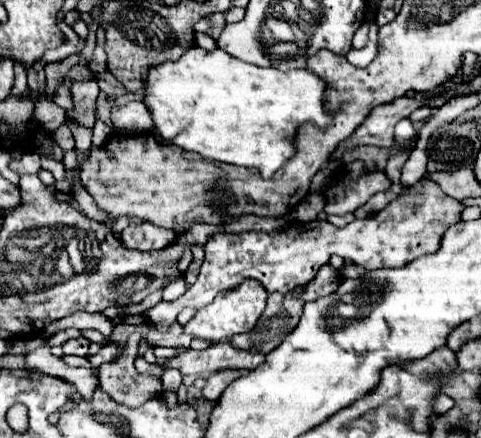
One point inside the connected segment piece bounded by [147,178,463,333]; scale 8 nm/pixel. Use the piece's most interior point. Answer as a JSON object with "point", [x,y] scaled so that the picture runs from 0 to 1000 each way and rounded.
{"point":[854,516]}

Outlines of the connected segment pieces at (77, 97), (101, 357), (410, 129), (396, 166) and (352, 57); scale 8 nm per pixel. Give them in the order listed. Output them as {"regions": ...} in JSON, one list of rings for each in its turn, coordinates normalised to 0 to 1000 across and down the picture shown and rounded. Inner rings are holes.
{"regions":[[[[198,171],[187,185],[173,192],[152,192],[148,215],[152,215],[152,237],[160,242],[156,256],[139,256],[148,269],[168,279],[173,288],[193,288],[198,283],[200,228],[206,215],[204,180]]],[[[222,785],[222,790],[214,790],[198,813],[189,813],[193,840],[206,840],[206,836],[218,831],[218,826],[235,826],[235,822],[247,813],[247,799],[252,799],[252,790],[243,790],[243,785]]],[[[838,269],[825,288],[821,288],[821,320],[830,329],[846,329],[850,320],[863,320],[863,288],[854,279],[854,269]]],[[[825,352],[825,356],[817,356],[817,361],[805,370],[800,397],[805,397],[805,406],[809,406],[817,420],[830,420],[830,406],[834,406],[834,379],[842,374],[842,365],[846,365],[846,352]]],[[[771,50],[767,64],[771,64],[771,68],[767,68],[767,96],[763,96],[763,105],[751,110],[751,114],[730,114],[730,119],[721,123],[721,137],[726,137],[734,151],[759,155],[759,151],[771,146],[775,132],[788,123],[788,87],[784,87],[788,59],[784,59],[784,50]]]]}

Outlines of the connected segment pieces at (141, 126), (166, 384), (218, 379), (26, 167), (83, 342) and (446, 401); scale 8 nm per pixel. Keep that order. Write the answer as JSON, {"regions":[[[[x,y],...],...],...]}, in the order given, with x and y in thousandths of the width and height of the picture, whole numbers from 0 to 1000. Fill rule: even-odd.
{"regions":[[[[264,233],[256,247],[235,247],[231,256],[235,297],[264,306],[301,306],[318,301],[322,274],[314,251],[301,251],[297,233]]],[[[351,840],[351,845],[339,849],[335,868],[339,868],[339,890],[343,895],[347,890],[368,890],[376,881],[376,872],[380,872],[380,854],[372,845],[364,845],[364,840]]],[[[455,845],[455,849],[447,849],[430,868],[430,881],[422,886],[422,904],[430,913],[447,918],[484,868],[493,868],[497,858],[509,858],[509,854],[518,854],[518,845]]],[[[67,345],[50,347],[40,365],[25,356],[19,379],[37,397],[79,397],[85,388],[85,356]]],[[[164,767],[160,776],[139,776],[131,790],[131,804],[135,808],[160,808],[160,813],[177,813],[181,808],[181,795],[185,795],[185,776]]],[[[913,900],[909,913],[904,913],[904,941],[913,941],[913,945],[925,945],[942,927],[946,927],[946,913],[938,904],[929,904],[929,900]]]]}

